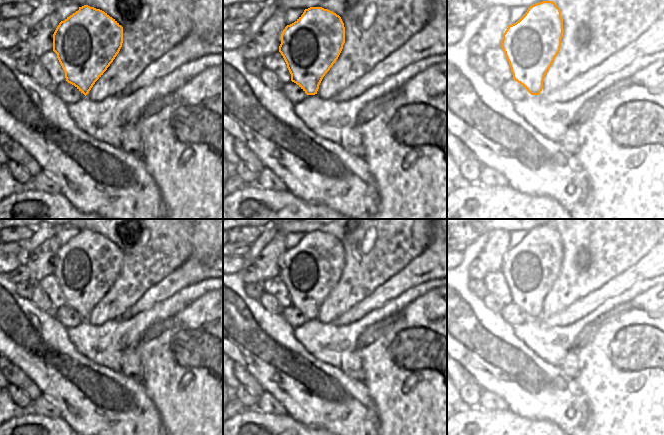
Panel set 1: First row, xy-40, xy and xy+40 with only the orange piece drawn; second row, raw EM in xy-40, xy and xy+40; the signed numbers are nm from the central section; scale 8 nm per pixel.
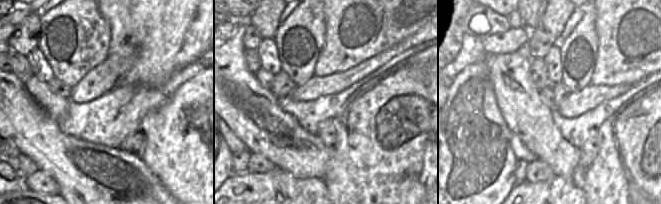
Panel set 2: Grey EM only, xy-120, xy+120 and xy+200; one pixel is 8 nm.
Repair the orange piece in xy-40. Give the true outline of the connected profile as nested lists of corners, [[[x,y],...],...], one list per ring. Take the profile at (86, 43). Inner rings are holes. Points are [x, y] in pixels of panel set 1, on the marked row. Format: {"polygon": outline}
{"polygon": [[[84,5],[61,21],[53,34],[53,51],[65,72],[66,81],[85,96],[119,53],[123,27],[100,9]]]}

